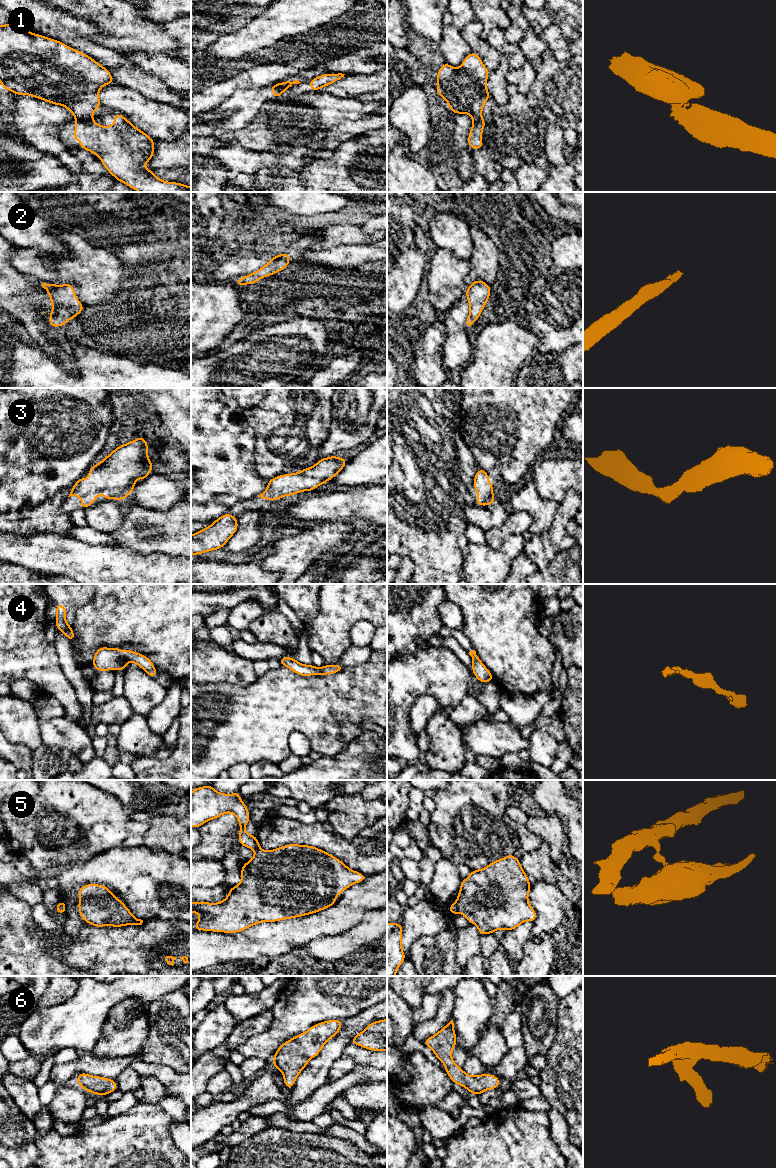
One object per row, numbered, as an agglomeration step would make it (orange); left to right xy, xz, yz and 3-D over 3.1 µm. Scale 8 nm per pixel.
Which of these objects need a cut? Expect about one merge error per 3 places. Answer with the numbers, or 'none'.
1, 5

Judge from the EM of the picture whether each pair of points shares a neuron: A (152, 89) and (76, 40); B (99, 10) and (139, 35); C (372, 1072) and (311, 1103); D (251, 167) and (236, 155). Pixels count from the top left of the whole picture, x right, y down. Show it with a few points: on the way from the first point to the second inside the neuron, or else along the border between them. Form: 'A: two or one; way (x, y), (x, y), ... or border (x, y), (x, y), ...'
A: one; way (133, 77), (125, 73), (109, 58), (95, 50)
B: one; way (109, 16), (112, 16), (125, 29), (129, 30)
C: one; way (357, 1075), (326, 1094)
D: one; way (247, 163), (240, 159)

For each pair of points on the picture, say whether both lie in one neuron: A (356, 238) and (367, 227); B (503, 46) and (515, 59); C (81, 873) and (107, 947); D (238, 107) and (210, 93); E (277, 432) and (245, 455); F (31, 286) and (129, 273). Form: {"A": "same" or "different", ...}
{"A": "different", "B": "same", "C": "different", "D": "different", "E": "different", "F": "different"}

